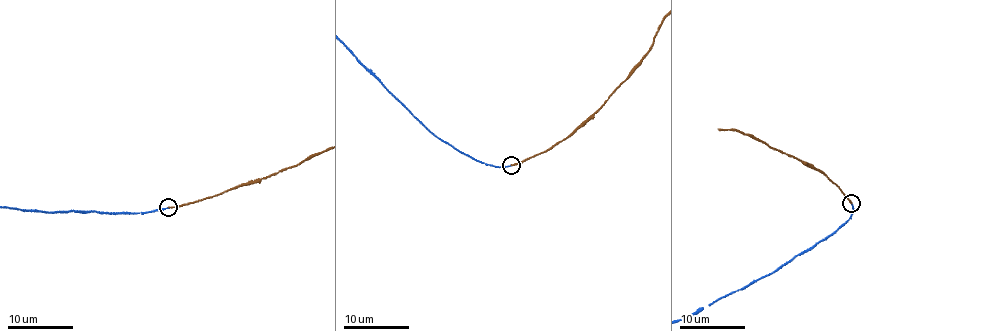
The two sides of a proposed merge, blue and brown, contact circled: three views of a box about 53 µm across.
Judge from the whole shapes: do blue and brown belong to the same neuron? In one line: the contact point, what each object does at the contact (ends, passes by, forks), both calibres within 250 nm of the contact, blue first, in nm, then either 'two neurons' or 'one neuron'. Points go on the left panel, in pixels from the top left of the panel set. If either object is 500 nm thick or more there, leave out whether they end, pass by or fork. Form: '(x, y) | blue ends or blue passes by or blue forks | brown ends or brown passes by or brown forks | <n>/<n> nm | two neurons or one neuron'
(168, 207) | blue ends | brown ends | 130/150 nm | one neuron

